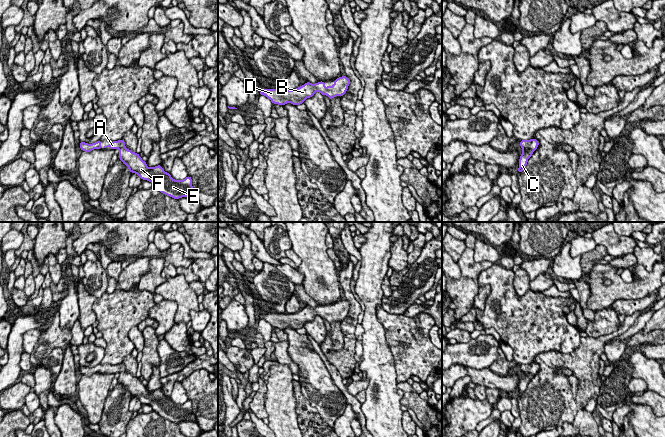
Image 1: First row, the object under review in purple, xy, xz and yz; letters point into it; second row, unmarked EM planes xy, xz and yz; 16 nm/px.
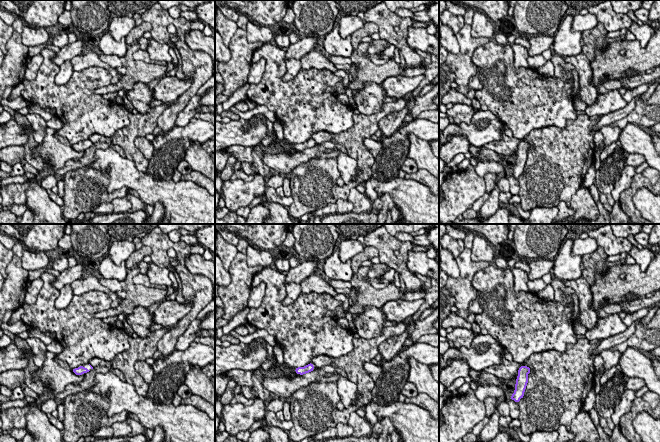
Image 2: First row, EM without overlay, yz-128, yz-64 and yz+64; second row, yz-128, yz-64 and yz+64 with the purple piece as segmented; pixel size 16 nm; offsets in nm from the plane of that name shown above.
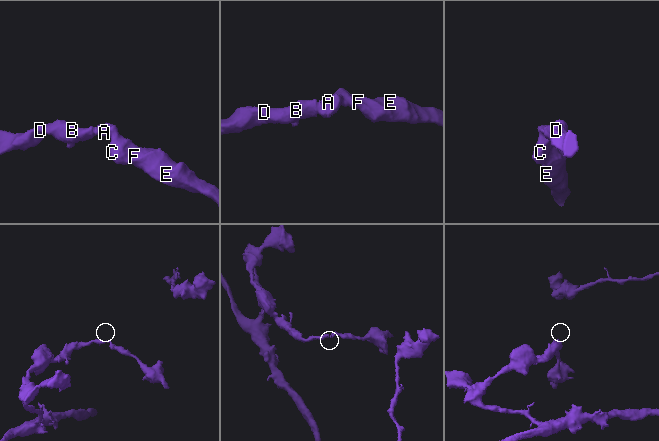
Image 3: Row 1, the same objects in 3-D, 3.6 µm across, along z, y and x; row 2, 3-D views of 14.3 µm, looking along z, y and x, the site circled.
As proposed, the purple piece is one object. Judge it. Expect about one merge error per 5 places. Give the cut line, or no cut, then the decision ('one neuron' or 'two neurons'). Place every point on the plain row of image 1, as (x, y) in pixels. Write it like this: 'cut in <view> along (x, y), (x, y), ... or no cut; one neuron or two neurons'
no cut; one neuron

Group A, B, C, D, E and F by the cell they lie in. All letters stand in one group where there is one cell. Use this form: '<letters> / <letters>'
A B C D E F

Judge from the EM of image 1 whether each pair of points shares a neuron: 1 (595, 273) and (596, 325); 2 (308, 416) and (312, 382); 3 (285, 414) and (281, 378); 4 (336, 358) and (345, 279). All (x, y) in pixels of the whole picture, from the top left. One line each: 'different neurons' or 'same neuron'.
1: different neurons
2: different neurons
3: same neuron
4: same neuron

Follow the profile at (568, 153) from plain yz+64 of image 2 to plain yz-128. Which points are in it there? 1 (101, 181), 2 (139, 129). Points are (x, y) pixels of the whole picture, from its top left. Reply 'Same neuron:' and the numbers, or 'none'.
Same neuron: 1, 2

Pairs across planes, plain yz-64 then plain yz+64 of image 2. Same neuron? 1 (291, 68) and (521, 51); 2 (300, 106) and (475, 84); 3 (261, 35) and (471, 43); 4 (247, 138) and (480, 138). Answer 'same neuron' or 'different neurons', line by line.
1: same neuron
2: different neurons
3: different neurons
4: same neuron

